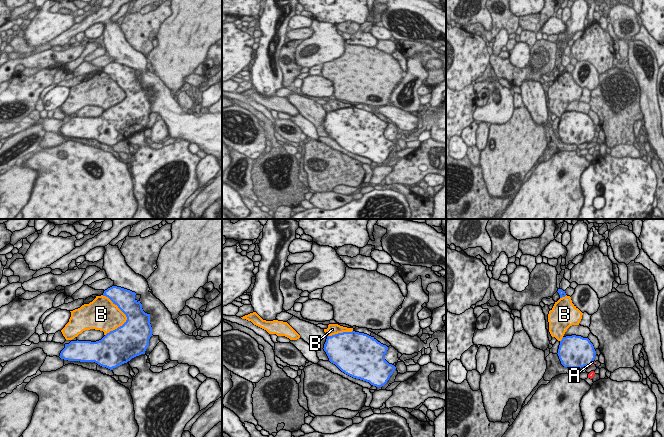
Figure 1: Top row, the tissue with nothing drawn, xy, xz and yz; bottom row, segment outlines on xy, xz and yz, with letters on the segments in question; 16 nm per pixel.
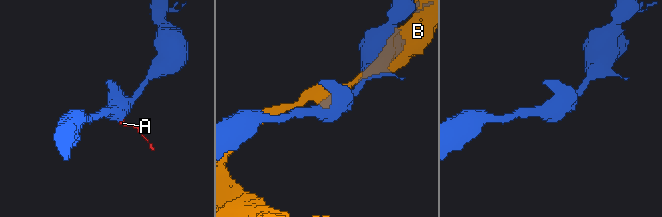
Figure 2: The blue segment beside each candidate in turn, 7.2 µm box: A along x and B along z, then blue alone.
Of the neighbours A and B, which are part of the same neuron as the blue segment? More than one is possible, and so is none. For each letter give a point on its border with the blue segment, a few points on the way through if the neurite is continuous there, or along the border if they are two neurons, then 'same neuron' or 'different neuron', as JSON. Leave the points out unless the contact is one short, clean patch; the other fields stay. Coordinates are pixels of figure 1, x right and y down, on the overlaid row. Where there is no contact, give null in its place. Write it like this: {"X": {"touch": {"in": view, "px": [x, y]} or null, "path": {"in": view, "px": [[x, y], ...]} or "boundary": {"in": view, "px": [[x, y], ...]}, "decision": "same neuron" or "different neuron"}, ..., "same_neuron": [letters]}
{"A": {"touch": {"in": "yz", "px": [591, 363]}, "path": {"in": "yz", "px": [[580, 352], [591, 363], [592, 362]]}, "decision": "same neuron"}, "B": {"touch": {"in": "xy", "px": [126, 316]}, "decision": "different neuron"}, "same_neuron": ["A"]}

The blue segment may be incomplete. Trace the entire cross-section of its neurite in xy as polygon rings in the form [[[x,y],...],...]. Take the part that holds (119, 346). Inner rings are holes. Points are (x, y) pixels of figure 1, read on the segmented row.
[[[117,286],[105,290],[103,296],[108,297],[126,315],[126,322],[99,341],[77,340],[65,344],[59,357],[68,361],[95,362],[113,370],[145,354],[149,339],[153,336],[150,314],[143,311],[135,295],[135,292]]]

